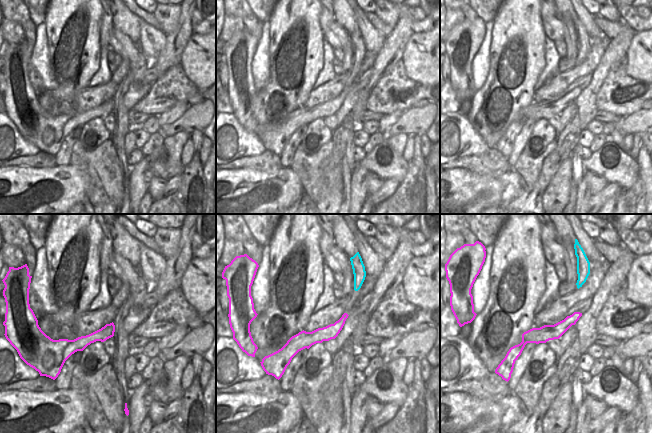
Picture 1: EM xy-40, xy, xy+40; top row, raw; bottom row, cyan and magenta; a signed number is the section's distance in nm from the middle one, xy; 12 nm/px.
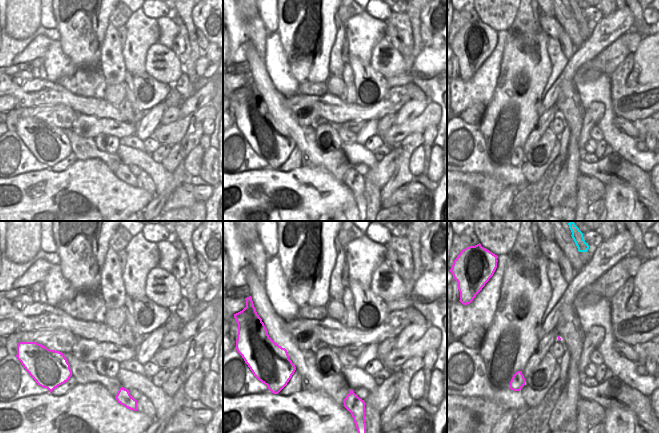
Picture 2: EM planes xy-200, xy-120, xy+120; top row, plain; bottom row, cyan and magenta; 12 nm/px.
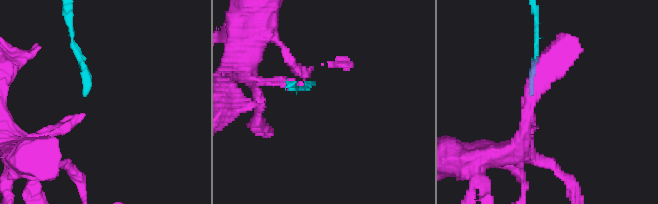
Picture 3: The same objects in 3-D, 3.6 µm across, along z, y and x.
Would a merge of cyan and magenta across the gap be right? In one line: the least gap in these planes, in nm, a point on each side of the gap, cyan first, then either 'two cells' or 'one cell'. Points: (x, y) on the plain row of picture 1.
280 nm apart; from cyan across xy+40 (578, 64), (578, 88); two cells

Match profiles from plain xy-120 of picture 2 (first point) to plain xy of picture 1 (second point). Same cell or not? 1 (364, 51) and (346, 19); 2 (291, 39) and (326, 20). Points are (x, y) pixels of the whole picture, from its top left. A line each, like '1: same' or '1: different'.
1: same
2: different

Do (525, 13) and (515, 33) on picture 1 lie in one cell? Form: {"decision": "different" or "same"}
{"decision": "same"}

